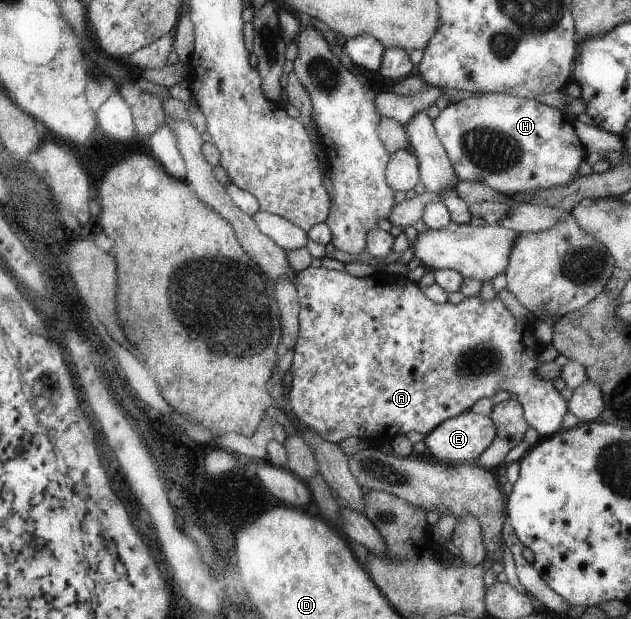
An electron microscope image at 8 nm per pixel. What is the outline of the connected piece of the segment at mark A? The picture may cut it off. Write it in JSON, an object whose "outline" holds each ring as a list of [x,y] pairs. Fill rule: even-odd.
{"outline":[[[310,265],[304,270],[296,272],[296,286],[300,294],[300,331],[291,367],[293,379],[291,379],[291,389],[288,391],[290,408],[307,427],[321,434],[323,439],[339,444],[343,439],[355,436],[379,447],[384,442],[391,442],[396,435],[405,435],[409,431],[418,431],[421,435],[427,435],[431,430],[435,430],[441,422],[468,412],[476,401],[485,399],[485,397],[491,399],[498,391],[508,391],[515,397],[522,405],[528,427],[536,429],[541,439],[550,438],[560,433],[568,403],[559,394],[559,390],[555,388],[552,380],[538,375],[542,364],[540,351],[543,346],[540,340],[536,338],[530,323],[517,321],[498,295],[490,300],[484,300],[480,295],[474,295],[464,297],[459,304],[451,304],[448,301],[436,304],[424,294],[417,283],[399,274],[389,274],[381,271],[374,272],[364,278],[357,278],[345,270],[330,270],[323,266],[315,268]]]}

